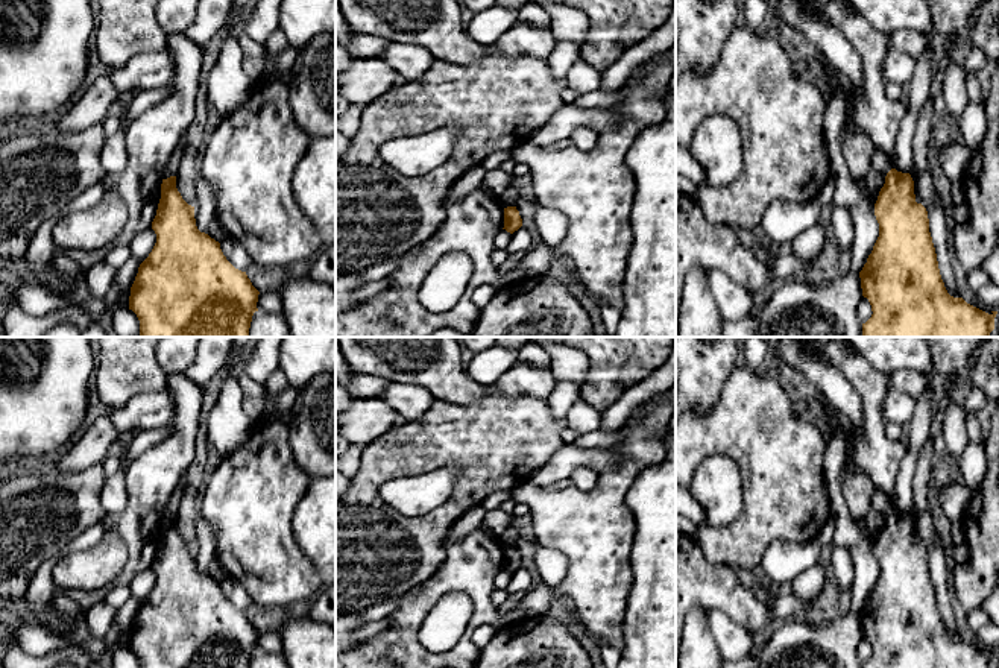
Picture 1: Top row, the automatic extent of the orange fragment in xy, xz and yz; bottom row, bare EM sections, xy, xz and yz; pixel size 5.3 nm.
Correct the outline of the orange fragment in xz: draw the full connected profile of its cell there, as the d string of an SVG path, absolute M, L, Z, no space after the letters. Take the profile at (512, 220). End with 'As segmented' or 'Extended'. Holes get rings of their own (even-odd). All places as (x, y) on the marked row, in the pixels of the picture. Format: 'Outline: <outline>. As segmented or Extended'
Outline: M516 206L504 208L504 228L507 232L513 234L522 226L522 219Z. As segmented

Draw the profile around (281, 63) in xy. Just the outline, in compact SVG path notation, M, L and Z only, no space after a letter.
M288 46L284 52L267 56L263 77L270 79L281 73L288 73L296 61L298 49Z

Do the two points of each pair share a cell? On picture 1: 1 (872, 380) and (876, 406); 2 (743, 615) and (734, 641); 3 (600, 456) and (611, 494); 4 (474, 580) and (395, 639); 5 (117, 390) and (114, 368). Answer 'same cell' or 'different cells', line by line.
1: same cell
2: different cells
3: different cells
4: same cell
5: same cell

